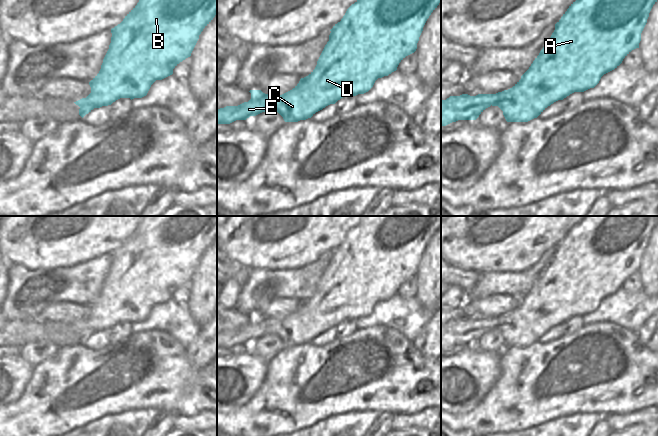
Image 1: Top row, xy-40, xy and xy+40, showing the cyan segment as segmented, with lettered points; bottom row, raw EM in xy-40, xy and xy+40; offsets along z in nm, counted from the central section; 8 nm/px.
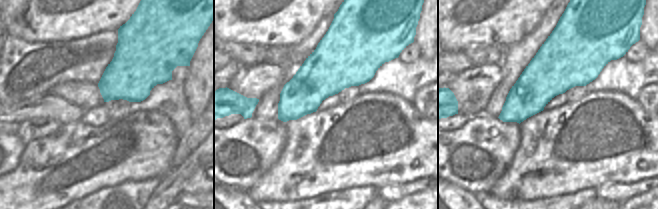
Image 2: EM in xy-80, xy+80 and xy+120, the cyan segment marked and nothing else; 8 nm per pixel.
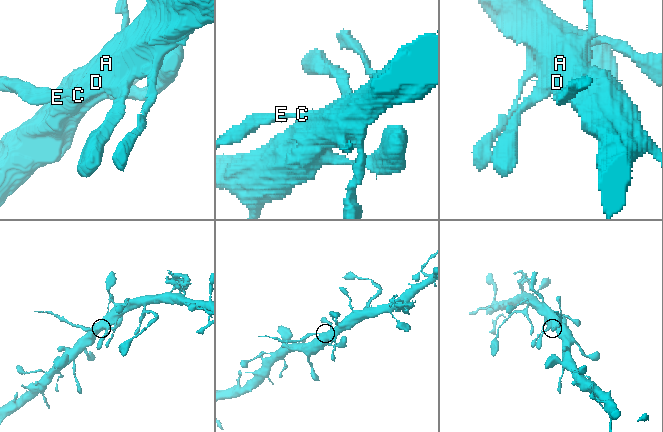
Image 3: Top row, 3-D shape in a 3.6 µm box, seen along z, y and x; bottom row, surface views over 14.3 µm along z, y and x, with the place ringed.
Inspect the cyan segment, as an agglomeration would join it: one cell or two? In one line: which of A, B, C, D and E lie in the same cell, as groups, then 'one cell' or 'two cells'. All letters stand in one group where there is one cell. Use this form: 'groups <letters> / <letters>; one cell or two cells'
groups A B C D / E; two cells

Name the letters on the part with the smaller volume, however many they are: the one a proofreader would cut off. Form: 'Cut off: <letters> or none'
Cut off: E

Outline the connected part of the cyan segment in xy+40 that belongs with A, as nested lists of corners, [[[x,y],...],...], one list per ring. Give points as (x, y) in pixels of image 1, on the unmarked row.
[[[585,216],[578,224],[569,230],[561,243],[555,248],[555,254],[549,265],[535,282],[529,293],[521,300],[521,303],[512,312],[496,317],[492,330],[498,330],[503,335],[507,346],[528,346],[537,342],[554,326],[563,324],[574,316],[584,316],[590,312],[594,312],[604,298],[617,292],[632,274],[639,272],[641,257],[647,247],[649,237],[657,224],[658,216]]]

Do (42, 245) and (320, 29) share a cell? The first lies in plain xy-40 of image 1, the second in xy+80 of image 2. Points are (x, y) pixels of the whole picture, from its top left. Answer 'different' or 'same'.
different

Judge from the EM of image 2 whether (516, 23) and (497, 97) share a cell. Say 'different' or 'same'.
different

